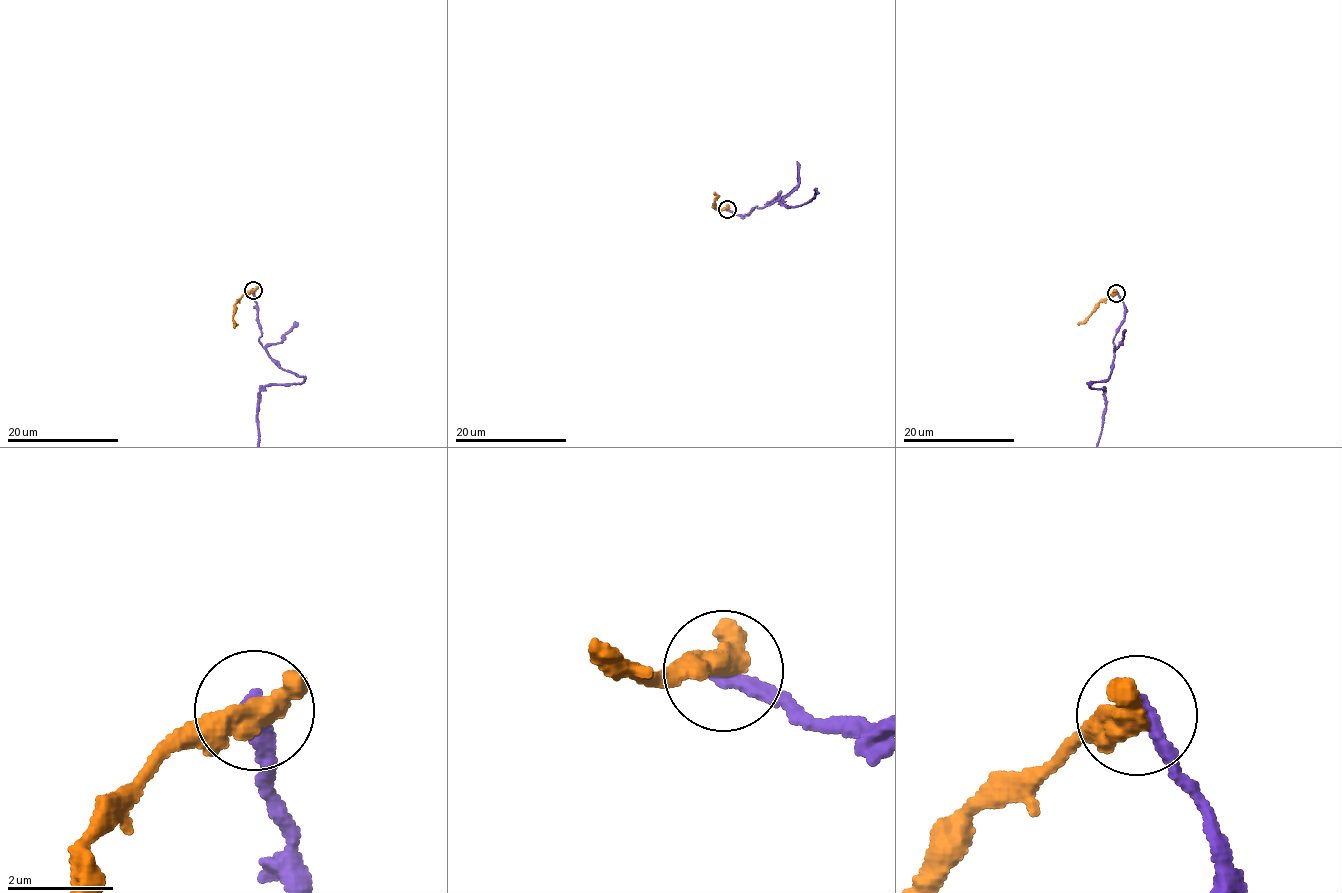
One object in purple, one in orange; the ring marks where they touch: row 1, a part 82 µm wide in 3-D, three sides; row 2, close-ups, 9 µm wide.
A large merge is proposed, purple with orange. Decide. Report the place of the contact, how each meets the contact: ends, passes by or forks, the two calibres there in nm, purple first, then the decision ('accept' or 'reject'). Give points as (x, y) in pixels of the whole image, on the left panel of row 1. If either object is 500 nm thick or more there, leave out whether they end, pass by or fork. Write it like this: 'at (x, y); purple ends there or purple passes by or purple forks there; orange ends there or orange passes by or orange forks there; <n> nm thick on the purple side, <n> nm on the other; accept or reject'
at (253, 290); 320 nm thick on the purple side, 600 nm on the other; reject

